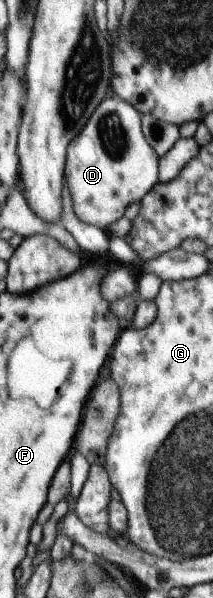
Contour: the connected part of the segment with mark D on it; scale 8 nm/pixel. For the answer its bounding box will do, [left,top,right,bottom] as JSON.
[64,93,158,231]

